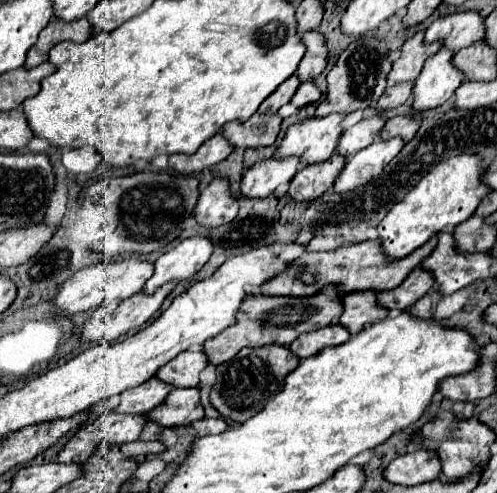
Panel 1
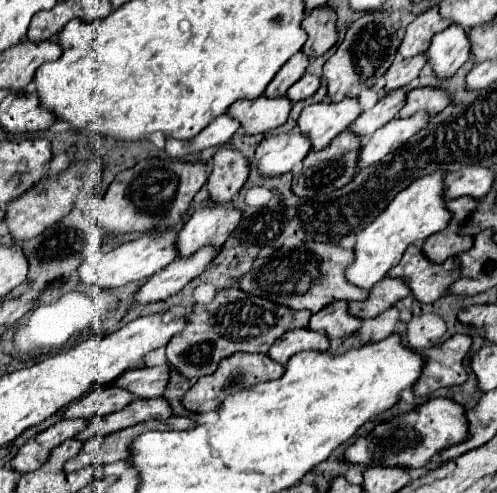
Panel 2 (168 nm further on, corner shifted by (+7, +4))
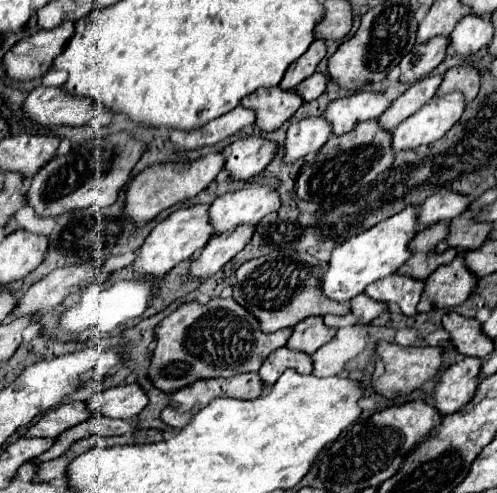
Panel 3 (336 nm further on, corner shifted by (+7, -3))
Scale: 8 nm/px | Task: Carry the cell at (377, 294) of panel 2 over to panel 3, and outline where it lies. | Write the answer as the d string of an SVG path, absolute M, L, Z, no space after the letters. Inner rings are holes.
M366 294L356 296L356 300L350 300L350 306L352 306L352 312L346 314L346 316L324 316L326 324L332 326L332 328L354 326L354 324L360 324L360 322L368 324L368 322L378 318L388 308L388 304L376 302L376 300L368 298Z

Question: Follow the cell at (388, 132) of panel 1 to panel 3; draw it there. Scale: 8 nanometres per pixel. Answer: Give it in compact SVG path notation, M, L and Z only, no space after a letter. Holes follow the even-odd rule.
M462 62L460 66L454 66L444 74L444 80L436 90L436 96L446 96L448 92L462 92L468 104L476 98L478 88L480 88L478 70L472 64Z

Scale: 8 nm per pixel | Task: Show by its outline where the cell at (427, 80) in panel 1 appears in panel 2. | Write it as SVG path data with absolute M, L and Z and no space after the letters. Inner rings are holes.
M450 25L446 31L432 37L428 63L432 63L432 75L438 83L452 77L462 67L462 63L466 63L470 57L470 45L468 31L460 29L460 25Z

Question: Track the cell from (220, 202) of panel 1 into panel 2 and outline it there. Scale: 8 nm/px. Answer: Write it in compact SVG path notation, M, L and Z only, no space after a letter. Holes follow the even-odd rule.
M220 147L214 155L212 173L208 177L208 193L214 203L228 203L242 189L250 175L250 161L236 149Z

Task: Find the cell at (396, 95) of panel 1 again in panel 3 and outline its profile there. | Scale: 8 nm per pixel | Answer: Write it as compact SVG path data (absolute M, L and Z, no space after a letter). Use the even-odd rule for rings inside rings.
M438 36L436 40L428 40L424 44L416 44L408 56L400 62L400 82L412 84L424 76L428 76L444 58L446 58L448 38Z

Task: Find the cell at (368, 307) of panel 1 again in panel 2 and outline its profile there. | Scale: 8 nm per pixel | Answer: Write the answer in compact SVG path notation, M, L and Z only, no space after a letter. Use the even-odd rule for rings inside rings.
M334 301L332 305L326 305L322 311L310 317L308 329L326 333L328 339L338 339L356 333L360 325L362 325L360 319L348 315L344 301Z

